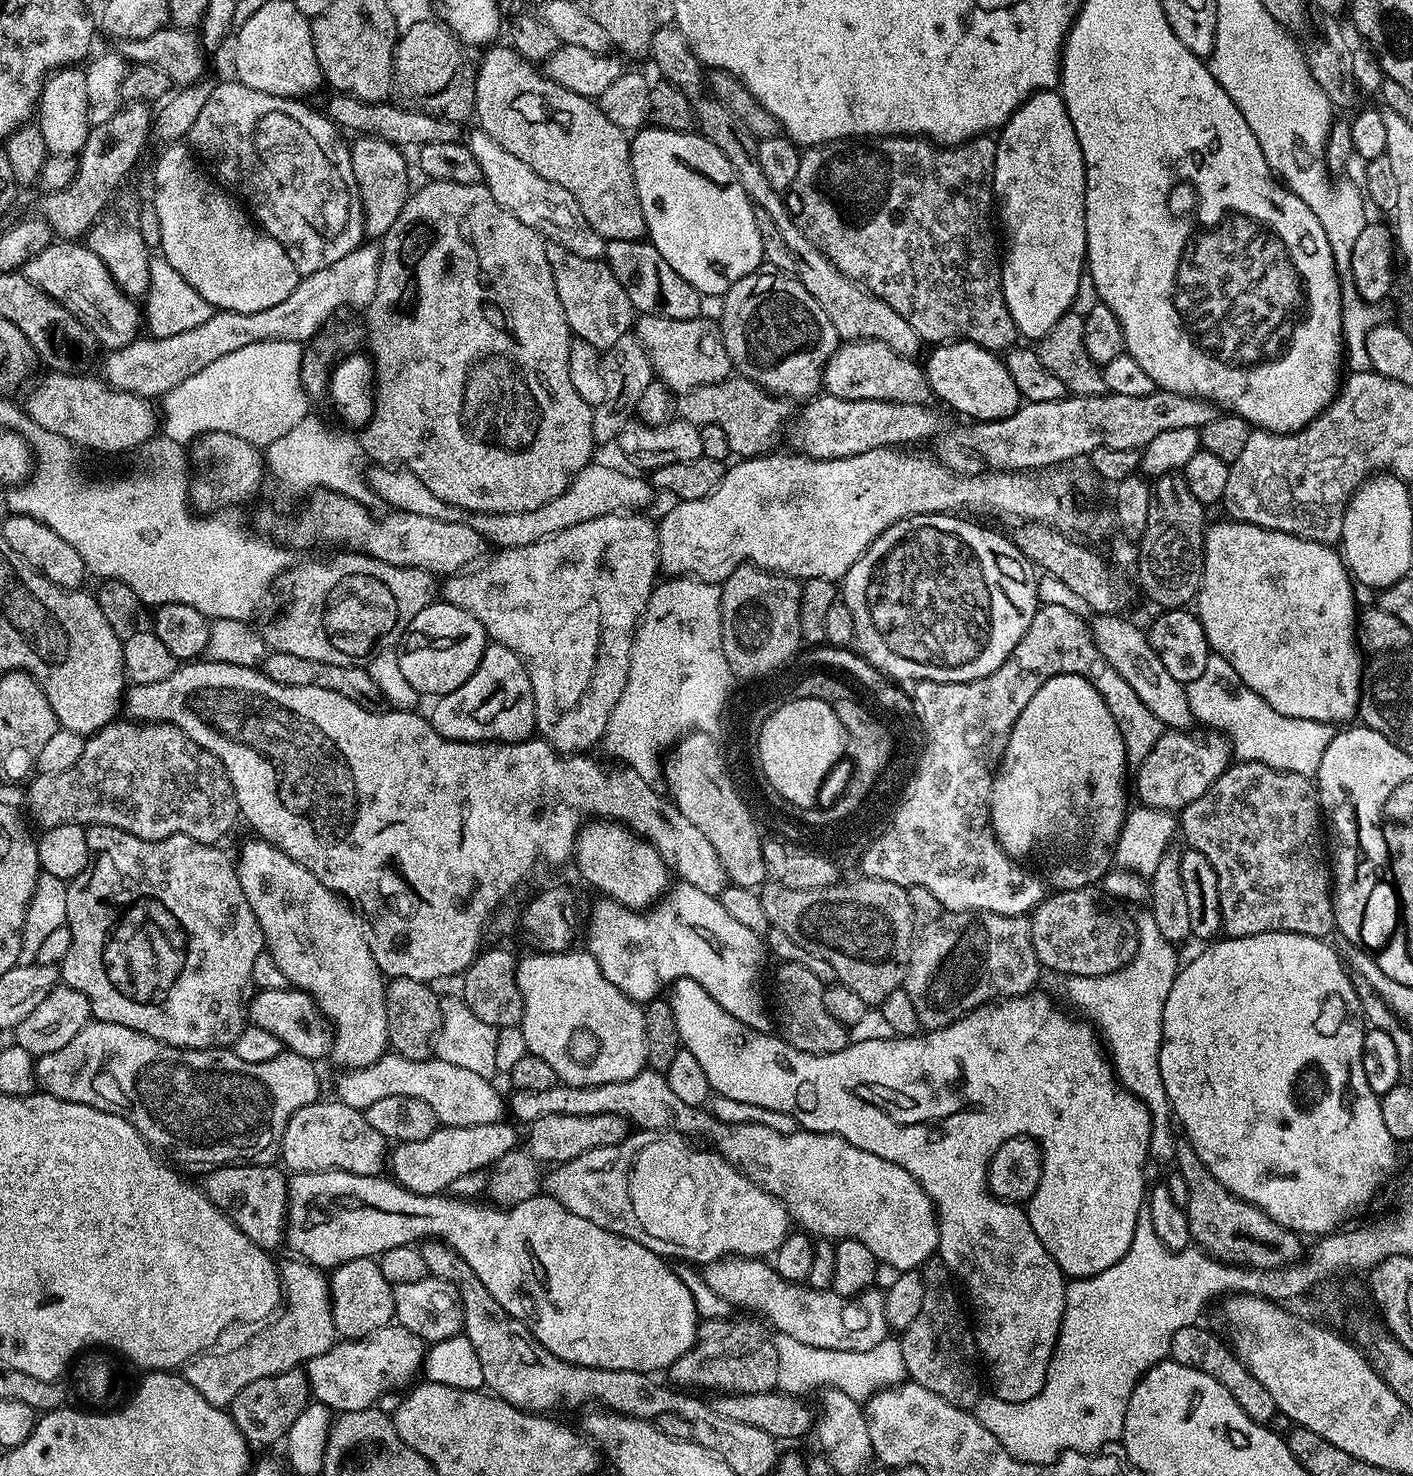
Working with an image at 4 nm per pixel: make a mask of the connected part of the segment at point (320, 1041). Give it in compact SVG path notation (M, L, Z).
M291 986L283 988L282 990L266 990L259 989L255 993L257 996L251 997L250 1003L247 1005L248 1015L251 1023L262 1030L270 1030L270 1034L274 1034L281 1042L281 1045L287 1051L298 1054L302 1058L311 1060L313 1062L320 1062L323 1056L327 1057L332 1051L333 1031L332 1025L328 1023L328 1019L324 1016L324 1012L316 1004L316 999L308 992L301 992L298 988Z

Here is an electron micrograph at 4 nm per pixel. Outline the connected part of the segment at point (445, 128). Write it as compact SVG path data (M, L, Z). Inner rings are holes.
M344 92L332 94L332 97L328 100L328 108L326 107L326 115L328 119L341 130L347 130L347 128L349 128L352 134L377 136L397 146L405 146L404 144L419 146L422 144L429 144L430 142L457 142L461 139L461 125L457 123L457 121L445 120L442 116L432 116L428 112L421 112L414 108L405 108L396 102L360 100L356 96L347 96Z

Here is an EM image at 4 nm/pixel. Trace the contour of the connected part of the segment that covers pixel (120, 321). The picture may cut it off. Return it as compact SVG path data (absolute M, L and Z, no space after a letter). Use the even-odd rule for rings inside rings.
M53 242L41 252L28 257L22 265L22 274L50 298L81 320L93 337L96 336L111 350L131 344L137 339L136 327L141 327L142 312L137 301L125 294L114 282L110 270L88 249L84 242Z

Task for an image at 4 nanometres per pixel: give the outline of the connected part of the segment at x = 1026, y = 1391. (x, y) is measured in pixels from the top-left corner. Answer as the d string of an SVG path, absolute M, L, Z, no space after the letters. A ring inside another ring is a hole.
M678 978L670 986L670 991L667 993L666 1001L672 1008L673 1017L676 1019L677 1033L680 1035L680 1044L683 1051L694 1054L694 1058L698 1058L698 1062L702 1065L702 1071L706 1074L706 1082L710 1082L713 1093L718 1097L725 1096L728 1100L733 1100L736 1104L749 1104L752 1108L765 1108L768 1114L781 1112L792 1117L797 1125L805 1132L829 1132L831 1136L841 1136L844 1140L848 1140L854 1146L858 1146L858 1150L870 1150L870 1154L878 1154L878 1158L886 1158L886 1162L894 1162L898 1166L902 1166L902 1170L906 1170L913 1176L916 1181L922 1186L925 1194L932 1199L933 1205L938 1217L938 1228L941 1233L949 1232L952 1236L960 1236L960 1276L964 1279L964 1288L968 1291L968 1300L972 1303L972 1308L976 1311L976 1320L974 1316L974 1335L976 1338L976 1347L979 1355L982 1357L983 1367L986 1369L986 1376L992 1379L991 1391L1000 1400L1005 1400L1011 1404L1021 1404L1030 1398L1037 1396L1042 1390L1042 1386L1046 1382L1046 1374L1048 1373L1048 1363L1052 1357L1052 1351L1056 1348L1057 1340L1060 1337L1060 1323L1064 1317L1064 1290L1066 1287L1066 1276L1060 1273L1060 1268L1064 1272L1068 1272L1071 1268L1084 1268L1087 1275L1093 1276L1102 1270L1106 1270L1110 1266L1114 1266L1114 1262L1121 1260L1126 1254L1126 1250L1130 1250L1130 1242L1134 1238L1134 1230L1138 1222L1138 1210L1145 1207L1146 1204L1146 1186L1144 1188L1144 1163L1149 1163L1148 1147L1150 1146L1150 1134L1152 1133L1152 1119L1146 1110L1144 1101L1140 1100L1133 1094L1128 1092L1120 1085L1120 1081L1116 1079L1116 1070L1112 1067L1109 1057L1106 1055L1105 1049L1102 1047L1101 1041L1098 1039L1098 1032L1091 1023L1081 1022L1079 1019L1067 1020L1062 1013L1056 1009L1056 1004L1041 990L1033 990L1027 992L1025 996L1010 996L999 1002L983 1004L980 1008L975 1008L973 1012L967 1012L961 1020L956 1020L952 1024L948 1024L944 1028L934 1028L925 1031L923 1034L915 1036L893 1036L890 1040L867 1040L866 1042L858 1042L852 1040L848 1047L838 1050L834 1054L806 1054L802 1050L794 1050L794 1046L790 1046L785 1040L781 1040L779 1035L769 1034L768 1032L759 1032L750 1026L746 1026L742 1022L738 1022L738 1018L734 1018L726 1010L722 1010L722 1006L718 1006L718 1002L714 1002L714 998L710 998L710 994L706 994L706 990L702 990L702 986L698 986L698 982L694 982L694 978ZM1015 1136L1030 1136L1037 1141L1040 1146L1041 1153L1052 1154L1052 1162L1042 1163L1042 1174L1040 1175L1040 1185L1036 1187L1036 1192L1033 1194L1030 1207L1032 1207L1032 1224L1028 1221L1028 1216L1023 1212L1021 1205L1016 1202L1007 1200L999 1200L997 1196L992 1195L992 1191L988 1188L988 1163L992 1161L992 1156L998 1150L998 1146L1002 1146L1002 1142L1006 1142Z

